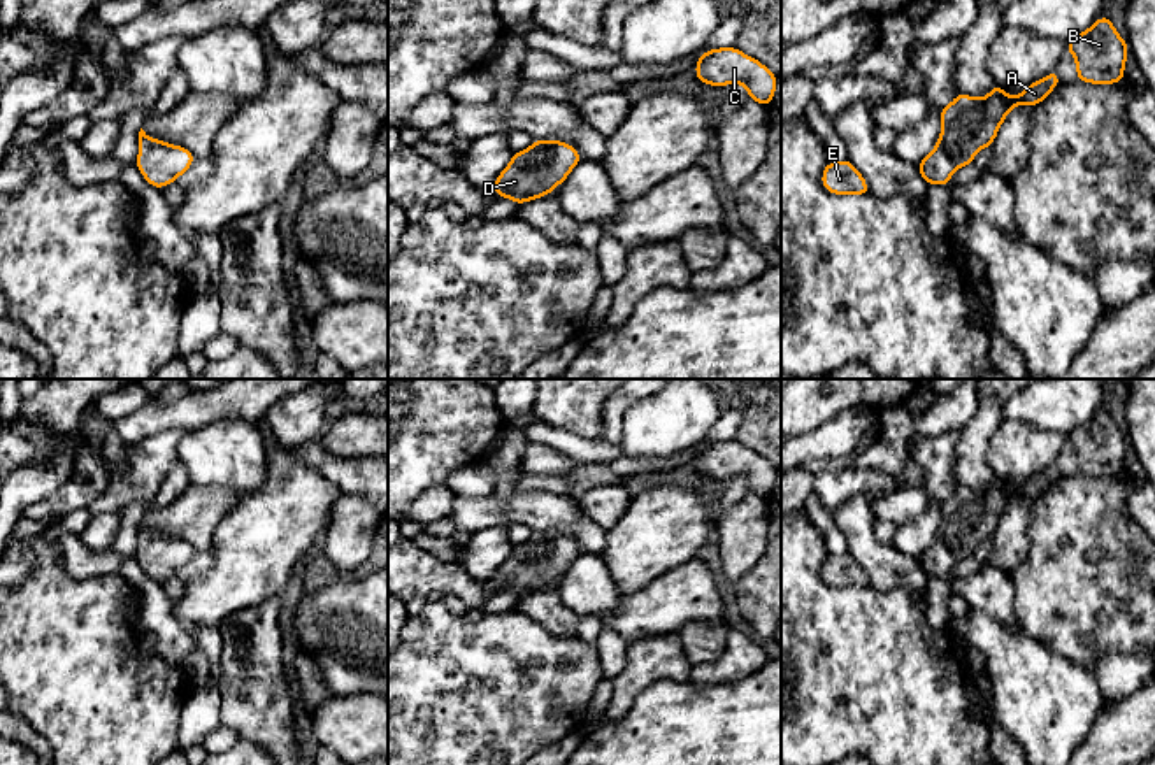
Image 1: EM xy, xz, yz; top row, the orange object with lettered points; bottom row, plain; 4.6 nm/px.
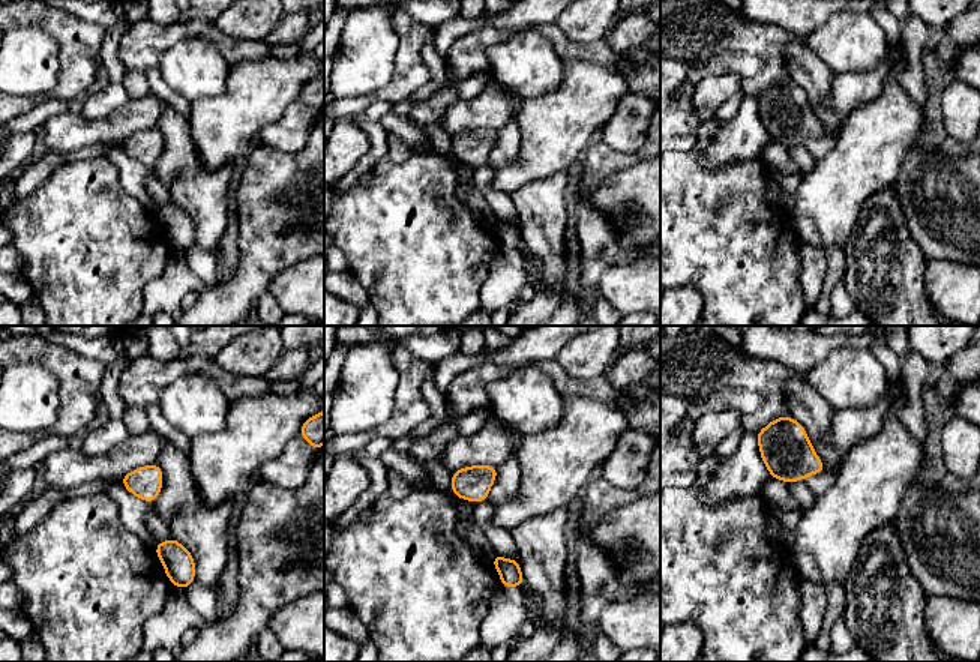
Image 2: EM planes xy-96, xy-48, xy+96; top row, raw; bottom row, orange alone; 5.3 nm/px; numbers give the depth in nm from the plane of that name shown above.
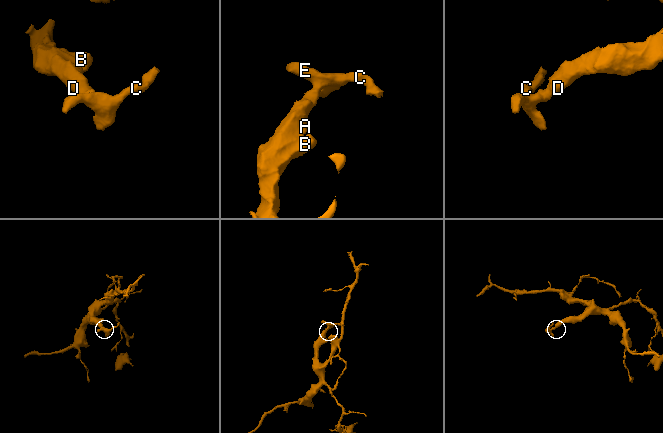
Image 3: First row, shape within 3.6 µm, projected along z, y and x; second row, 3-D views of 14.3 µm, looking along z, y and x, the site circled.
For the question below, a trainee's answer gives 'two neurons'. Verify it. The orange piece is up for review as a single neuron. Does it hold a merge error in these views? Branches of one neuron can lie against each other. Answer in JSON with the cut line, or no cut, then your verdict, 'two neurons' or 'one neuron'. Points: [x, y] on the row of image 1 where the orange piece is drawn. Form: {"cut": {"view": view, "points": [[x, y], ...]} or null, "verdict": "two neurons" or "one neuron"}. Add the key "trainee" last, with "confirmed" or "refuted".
{"cut": null, "verdict": "one neuron", "trainee": "refuted"}

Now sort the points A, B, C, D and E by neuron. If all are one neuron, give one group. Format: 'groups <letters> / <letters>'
groups A B C D E

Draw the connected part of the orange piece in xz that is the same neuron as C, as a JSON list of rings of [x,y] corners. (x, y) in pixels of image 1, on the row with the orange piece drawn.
[[[737,47],[707,49],[695,63],[697,79],[709,86],[742,84],[751,100],[764,107],[774,98],[778,79],[758,60]]]

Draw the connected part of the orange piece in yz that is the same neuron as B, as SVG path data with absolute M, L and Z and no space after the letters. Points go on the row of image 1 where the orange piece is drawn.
M1101 16L1088 30L1067 40L1067 51L1076 61L1078 81L1115 84L1125 77L1129 47L1106 16Z

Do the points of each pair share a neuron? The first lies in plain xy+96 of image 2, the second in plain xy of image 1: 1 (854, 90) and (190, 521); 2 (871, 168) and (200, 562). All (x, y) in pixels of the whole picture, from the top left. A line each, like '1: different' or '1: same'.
1: same
2: different

